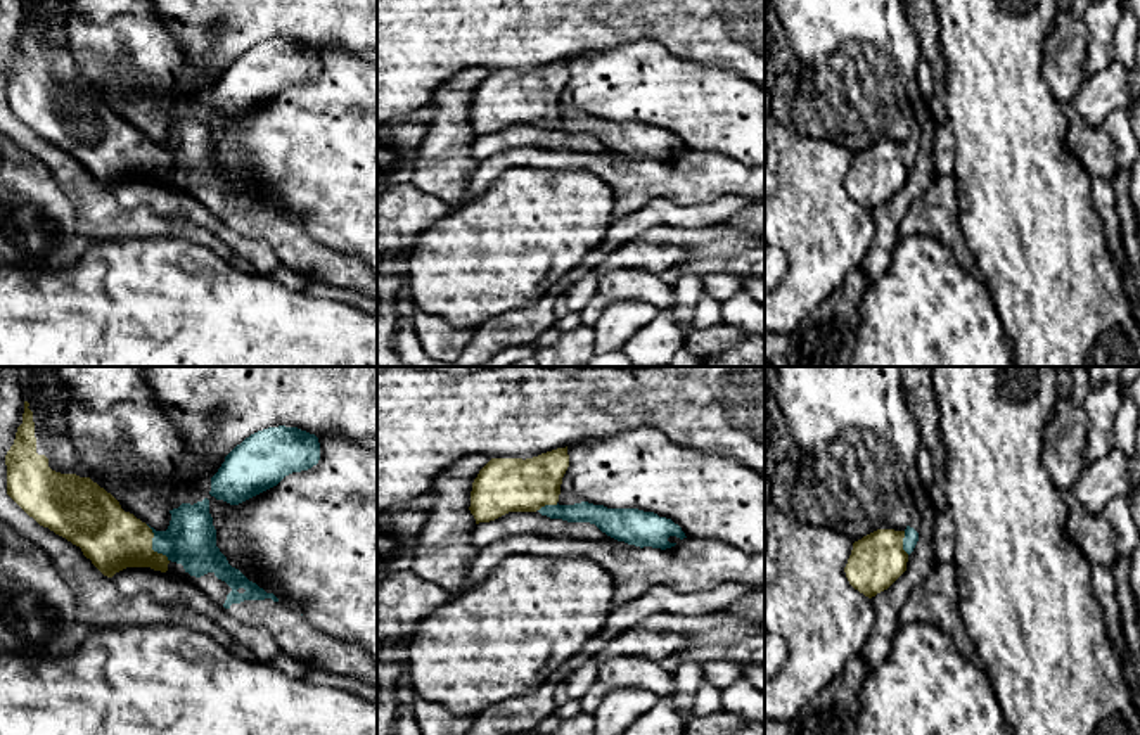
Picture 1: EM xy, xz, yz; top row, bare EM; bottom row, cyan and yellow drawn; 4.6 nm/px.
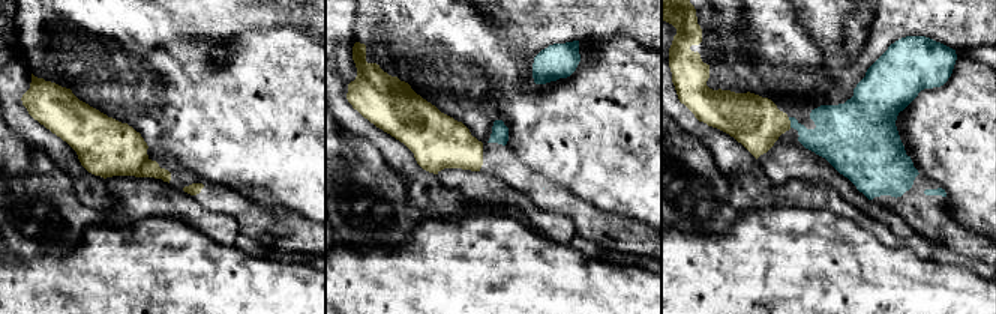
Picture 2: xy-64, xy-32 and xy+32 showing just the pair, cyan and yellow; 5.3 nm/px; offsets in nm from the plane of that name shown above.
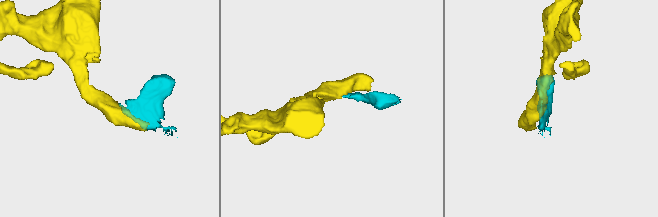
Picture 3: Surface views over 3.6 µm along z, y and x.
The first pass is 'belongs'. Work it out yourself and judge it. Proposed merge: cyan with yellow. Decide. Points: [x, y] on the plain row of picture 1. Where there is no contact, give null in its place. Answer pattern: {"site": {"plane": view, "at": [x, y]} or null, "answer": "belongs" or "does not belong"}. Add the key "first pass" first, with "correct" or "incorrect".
{"first pass": "correct", "site": {"plane": "xy", "at": [153, 158]}, "answer": "belongs"}

